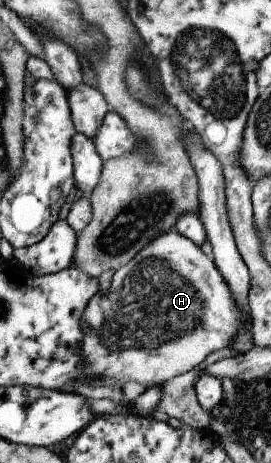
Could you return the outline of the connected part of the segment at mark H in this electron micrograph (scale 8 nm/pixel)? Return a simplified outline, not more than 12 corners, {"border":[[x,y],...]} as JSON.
{"border":[[173,228],[81,313],[95,386],[159,385],[249,325]]}

